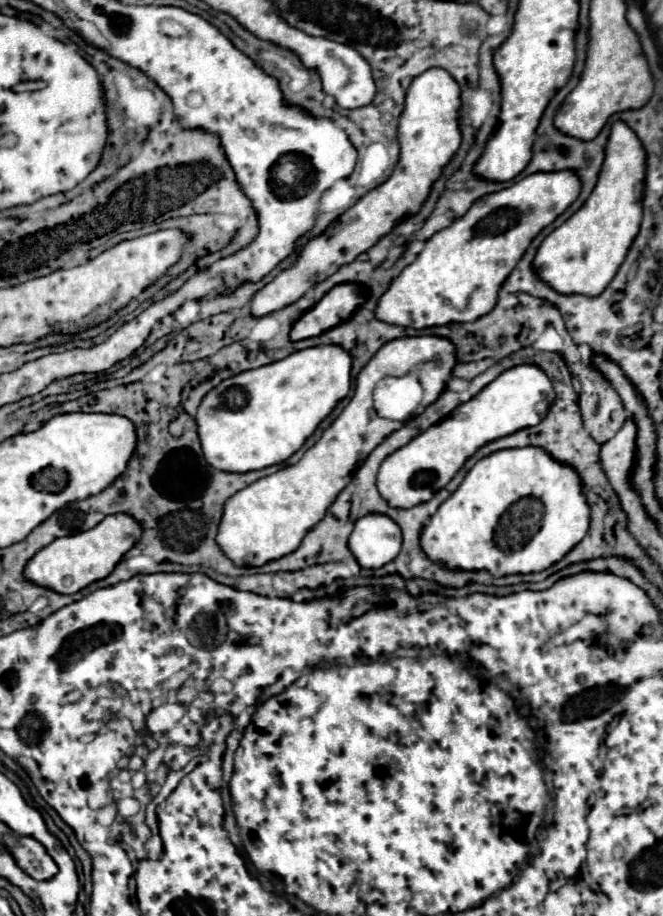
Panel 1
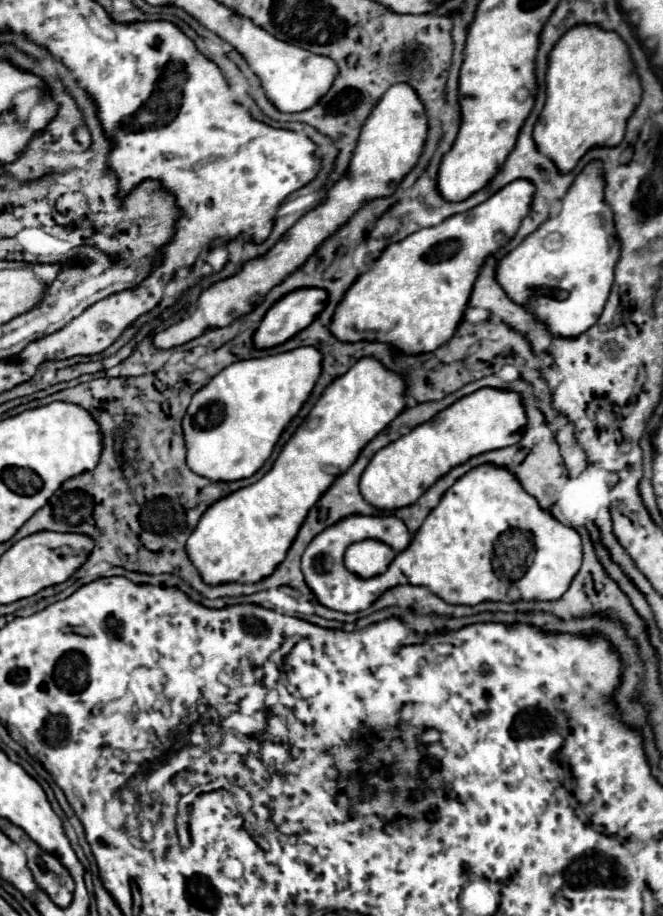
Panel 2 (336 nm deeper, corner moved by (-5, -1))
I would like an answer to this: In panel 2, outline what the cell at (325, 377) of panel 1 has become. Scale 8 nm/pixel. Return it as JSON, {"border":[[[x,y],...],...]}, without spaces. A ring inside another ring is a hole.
{"border":[[[302,346],[290,352],[266,356],[266,358],[252,358],[252,360],[240,360],[224,368],[220,374],[216,374],[210,384],[200,388],[188,406],[188,412],[184,416],[182,428],[184,428],[184,440],[188,448],[186,462],[192,472],[206,476],[208,480],[242,480],[256,474],[266,460],[272,454],[274,444],[278,442],[280,434],[290,426],[290,422],[298,416],[300,408],[308,400],[316,380],[322,372],[322,354],[314,346]]]}

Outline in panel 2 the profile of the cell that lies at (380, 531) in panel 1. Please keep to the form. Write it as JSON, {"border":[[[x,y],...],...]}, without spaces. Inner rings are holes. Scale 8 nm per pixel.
{"border":[[[366,538],[348,546],[344,554],[344,564],[356,576],[370,578],[370,576],[378,576],[386,572],[394,556],[396,552],[388,544],[374,538]]]}

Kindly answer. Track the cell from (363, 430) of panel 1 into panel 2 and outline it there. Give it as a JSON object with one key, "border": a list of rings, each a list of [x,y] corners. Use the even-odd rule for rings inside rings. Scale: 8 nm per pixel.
{"border":[[[362,358],[344,376],[336,378],[324,390],[320,400],[314,404],[306,422],[282,448],[272,470],[264,474],[256,484],[250,484],[220,498],[202,514],[198,528],[194,528],[186,544],[186,552],[192,564],[198,568],[198,572],[202,572],[202,580],[206,580],[206,584],[224,584],[224,582],[252,584],[270,576],[274,568],[286,558],[286,552],[292,546],[308,510],[334,482],[336,476],[328,474],[326,466],[336,466],[340,472],[346,472],[356,462],[362,448],[378,432],[382,432],[400,412],[404,412],[404,408],[406,408],[404,378],[398,372],[388,370],[378,358]]]}

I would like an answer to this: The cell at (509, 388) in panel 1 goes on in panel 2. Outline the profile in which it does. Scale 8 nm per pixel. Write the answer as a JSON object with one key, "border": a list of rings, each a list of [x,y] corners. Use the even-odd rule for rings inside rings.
{"border":[[[480,388],[376,452],[360,478],[360,492],[366,502],[380,510],[410,506],[454,466],[464,464],[476,454],[516,444],[524,434],[526,420],[524,402],[518,392]]]}

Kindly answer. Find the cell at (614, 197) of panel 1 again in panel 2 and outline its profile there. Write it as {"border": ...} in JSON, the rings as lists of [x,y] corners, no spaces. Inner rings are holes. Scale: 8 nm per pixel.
{"border":[[[592,160],[562,198],[560,212],[548,218],[536,232],[526,236],[516,250],[498,262],[498,282],[504,292],[540,316],[554,336],[574,338],[586,332],[598,322],[610,296],[622,244],[616,234],[614,212],[604,198],[604,188],[604,164]],[[550,234],[558,234],[560,240],[550,240]],[[550,276],[562,276],[562,280],[552,280]],[[540,288],[550,288],[558,294],[540,296],[536,292]]]}

